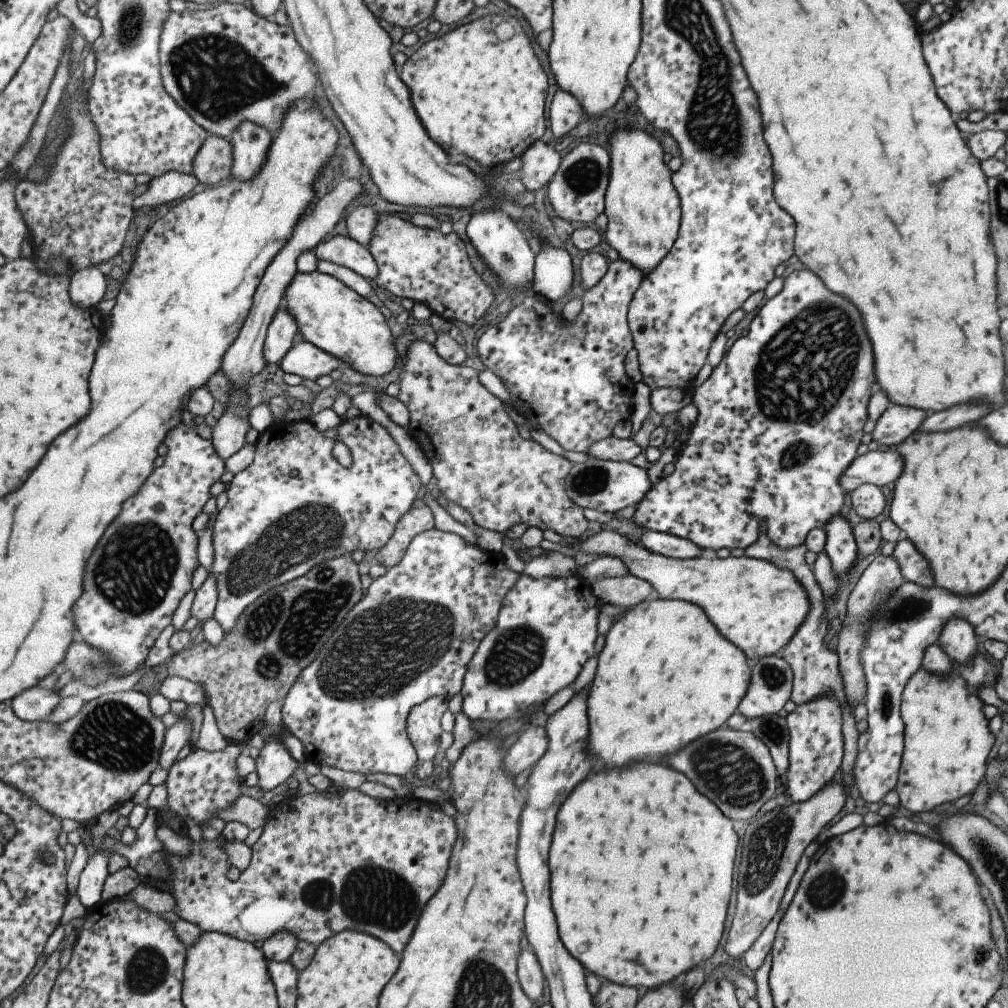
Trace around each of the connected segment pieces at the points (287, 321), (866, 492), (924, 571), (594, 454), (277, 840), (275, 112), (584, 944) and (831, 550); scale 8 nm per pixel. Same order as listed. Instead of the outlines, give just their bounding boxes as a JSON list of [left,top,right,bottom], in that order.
[[262,304,296,364],[847,483,885,521],[890,539,935,588],[585,437,641,461],[159,789,455,954],[158,3,317,140],[549,762,737,989],[822,513,855,579]]

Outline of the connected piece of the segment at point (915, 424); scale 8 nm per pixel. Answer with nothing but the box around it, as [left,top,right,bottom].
[871,406,925,448]

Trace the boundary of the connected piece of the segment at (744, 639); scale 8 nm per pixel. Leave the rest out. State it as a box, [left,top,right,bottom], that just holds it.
[562,530,810,661]

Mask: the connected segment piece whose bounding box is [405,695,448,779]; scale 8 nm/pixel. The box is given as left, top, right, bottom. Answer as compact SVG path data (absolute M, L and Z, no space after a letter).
M441 695L431 697L407 713L406 735L416 752L416 776L420 779L430 774L440 756L439 718L447 710L447 702Z

